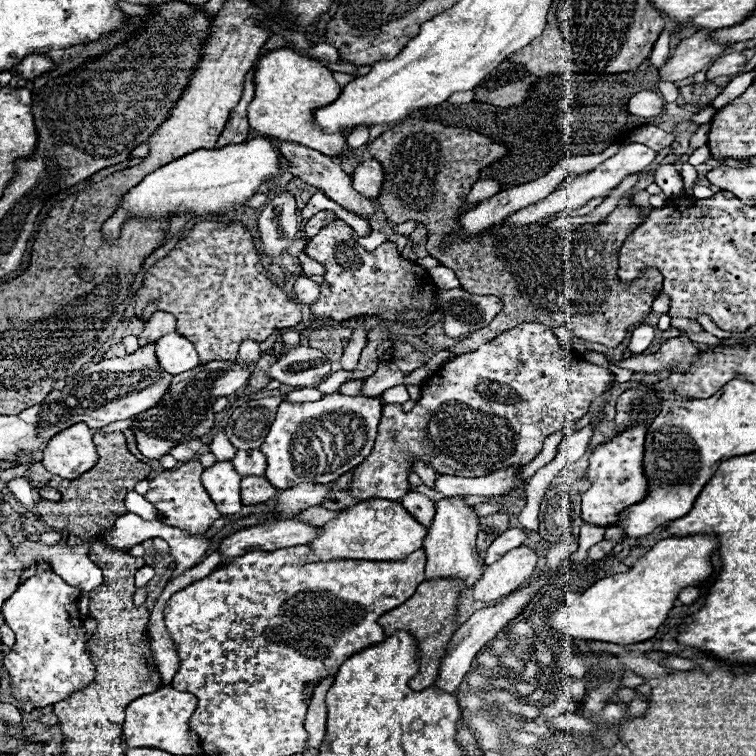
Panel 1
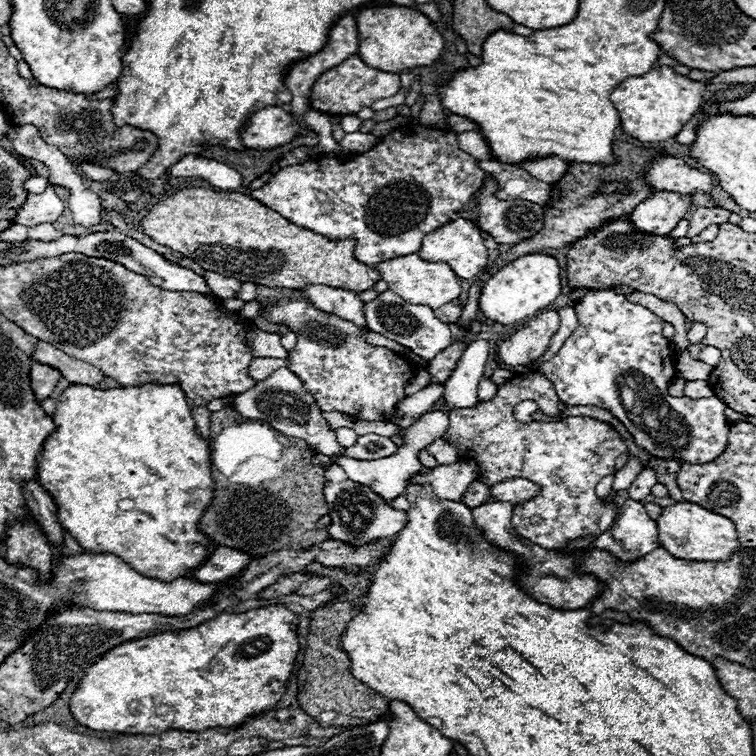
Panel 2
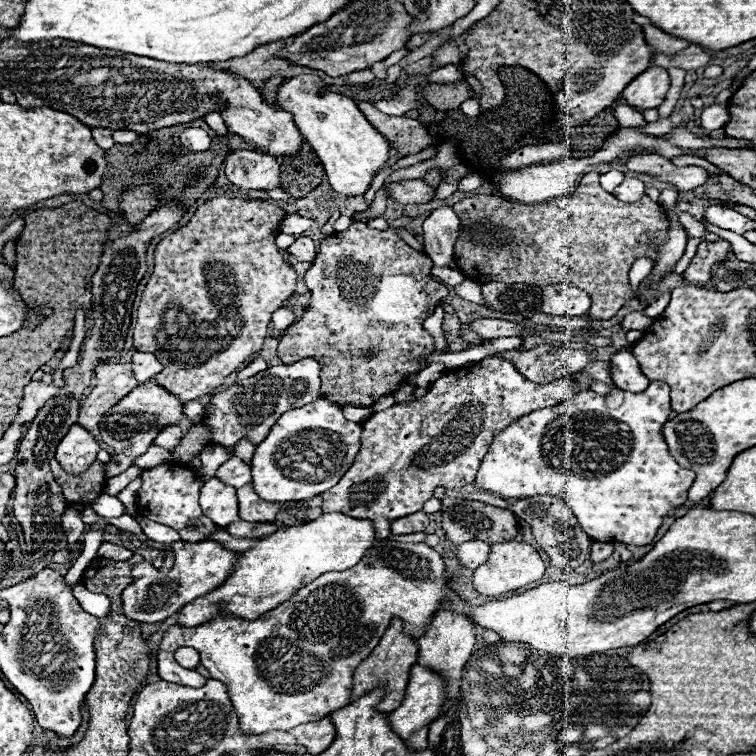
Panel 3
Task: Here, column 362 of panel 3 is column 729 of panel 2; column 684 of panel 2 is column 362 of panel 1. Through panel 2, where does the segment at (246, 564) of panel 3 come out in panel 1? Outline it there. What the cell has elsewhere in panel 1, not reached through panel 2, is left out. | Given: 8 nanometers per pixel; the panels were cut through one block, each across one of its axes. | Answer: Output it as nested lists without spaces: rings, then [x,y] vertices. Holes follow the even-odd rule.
[[[366,500],[356,506],[342,510],[334,520],[324,524],[318,536],[308,542],[308,562],[330,562],[330,560],[398,560],[414,550],[422,548],[426,528],[412,520],[398,502],[388,500]]]

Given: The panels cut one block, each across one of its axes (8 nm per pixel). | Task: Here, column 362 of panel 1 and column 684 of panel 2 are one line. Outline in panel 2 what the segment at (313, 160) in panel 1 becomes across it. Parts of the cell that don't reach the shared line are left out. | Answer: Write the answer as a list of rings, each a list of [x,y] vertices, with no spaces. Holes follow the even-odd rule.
[[[658,190],[634,208],[630,220],[638,232],[666,236],[688,214],[690,204],[690,196]]]

